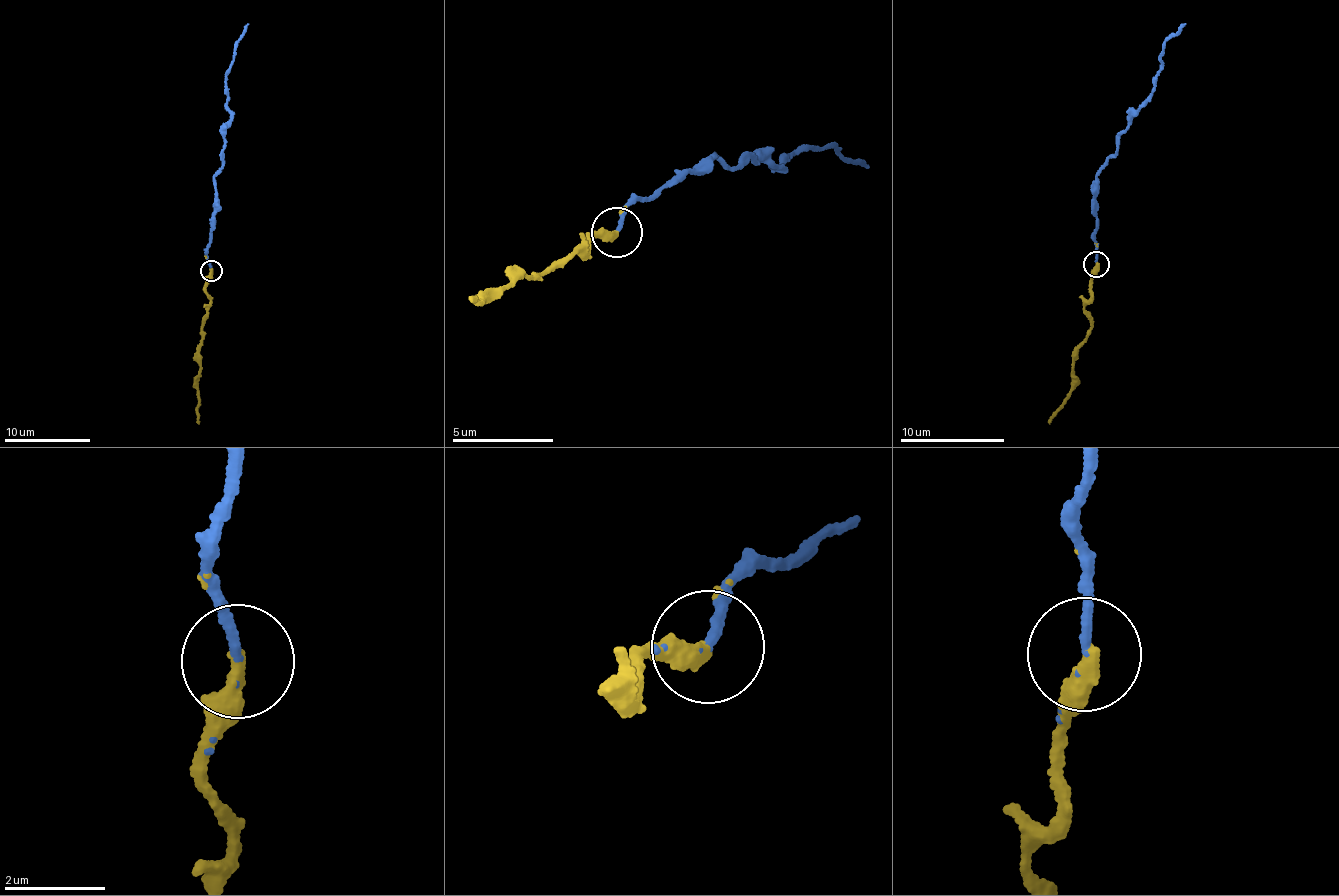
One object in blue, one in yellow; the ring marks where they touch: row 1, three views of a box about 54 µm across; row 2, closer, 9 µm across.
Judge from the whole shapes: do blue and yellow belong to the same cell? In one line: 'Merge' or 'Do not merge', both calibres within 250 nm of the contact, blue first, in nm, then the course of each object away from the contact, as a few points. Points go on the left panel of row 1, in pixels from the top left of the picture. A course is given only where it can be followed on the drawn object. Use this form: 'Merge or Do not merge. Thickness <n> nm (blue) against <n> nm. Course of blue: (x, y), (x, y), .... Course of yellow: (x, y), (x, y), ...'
Merge. Thickness 170 nm (blue) against 340 nm. Course of blue: (211, 270), (205, 248), (211, 241), (214, 173), (221, 165), (230, 115), (226, 69), (248, 24). Course of yellow: (211, 270), (206, 287), (209, 308), (201, 333), (197, 388), (199, 424)

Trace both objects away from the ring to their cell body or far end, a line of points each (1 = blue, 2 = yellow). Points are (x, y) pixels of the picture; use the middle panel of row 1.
1: (616, 232), (633, 196), (649, 201), (715, 153), (733, 167), (748, 152), (774, 169), (827, 141), (867, 168)
2: (616, 232), (605, 243), (594, 235), (581, 253), (532, 279), (513, 281), (479, 303), (471, 302)

